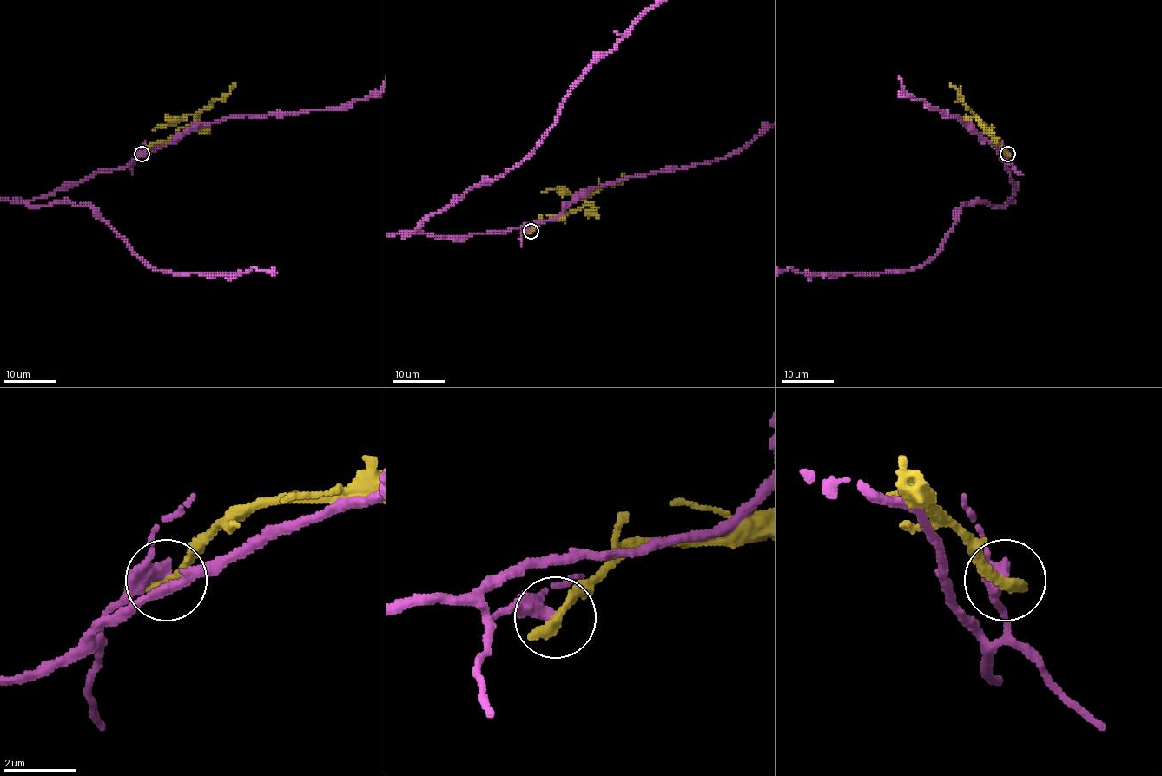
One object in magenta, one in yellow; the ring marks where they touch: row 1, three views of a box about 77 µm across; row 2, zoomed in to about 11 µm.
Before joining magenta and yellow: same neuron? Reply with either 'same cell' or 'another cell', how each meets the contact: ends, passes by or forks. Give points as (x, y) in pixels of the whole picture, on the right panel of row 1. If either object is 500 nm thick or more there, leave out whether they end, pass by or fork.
another cell; magenta passes by; yellow ends

